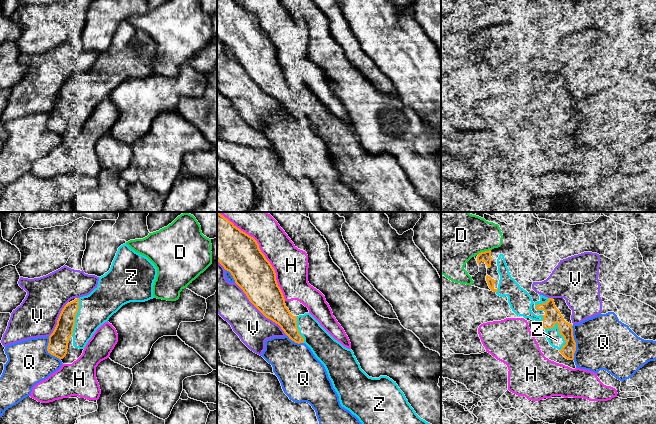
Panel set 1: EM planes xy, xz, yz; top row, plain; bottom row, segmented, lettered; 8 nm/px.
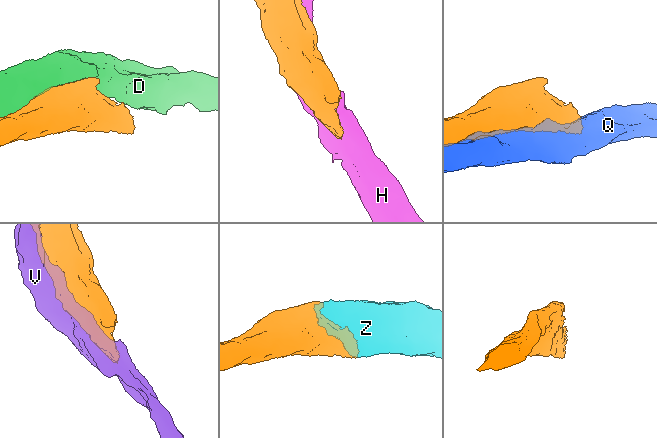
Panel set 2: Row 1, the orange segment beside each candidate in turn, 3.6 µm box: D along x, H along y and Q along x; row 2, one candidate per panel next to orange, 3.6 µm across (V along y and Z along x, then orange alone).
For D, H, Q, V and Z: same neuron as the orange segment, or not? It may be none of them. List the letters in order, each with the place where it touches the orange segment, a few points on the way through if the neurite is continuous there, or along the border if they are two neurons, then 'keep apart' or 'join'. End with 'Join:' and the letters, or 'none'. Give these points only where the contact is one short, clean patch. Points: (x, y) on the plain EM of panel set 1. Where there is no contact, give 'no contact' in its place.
D: yz (483, 28) | keep apart
H: xz (266, 35) | keep apart
Q: yz (575, 118) | keep apart
V: xz (259, 86) | keep apart
Z: yz (562, 111) | join
Join: Z

